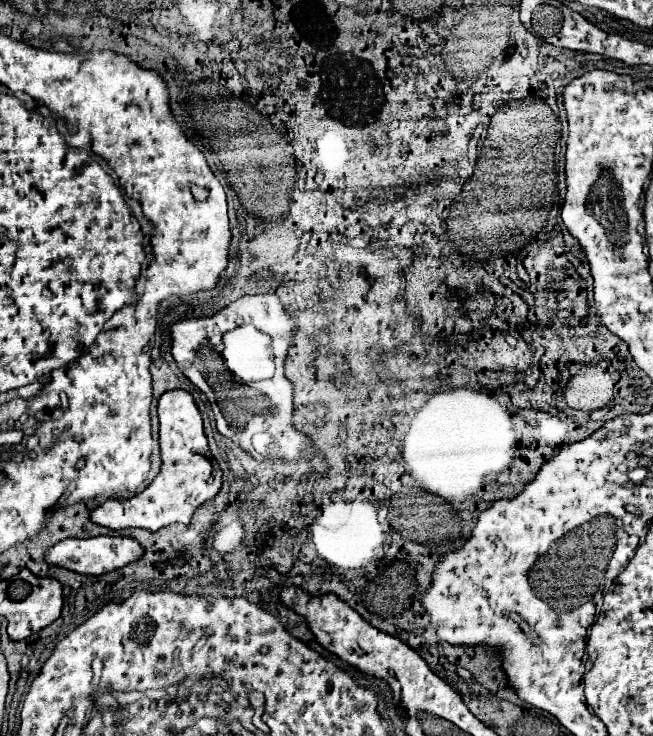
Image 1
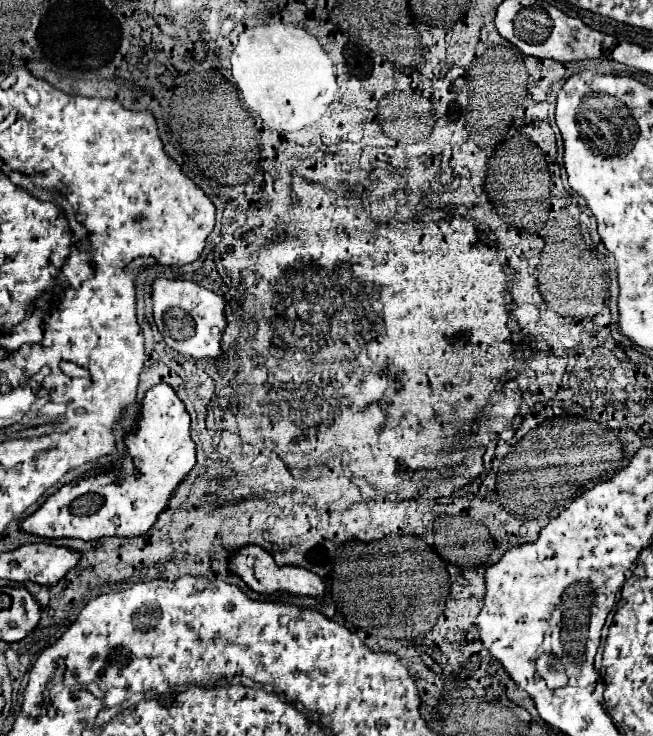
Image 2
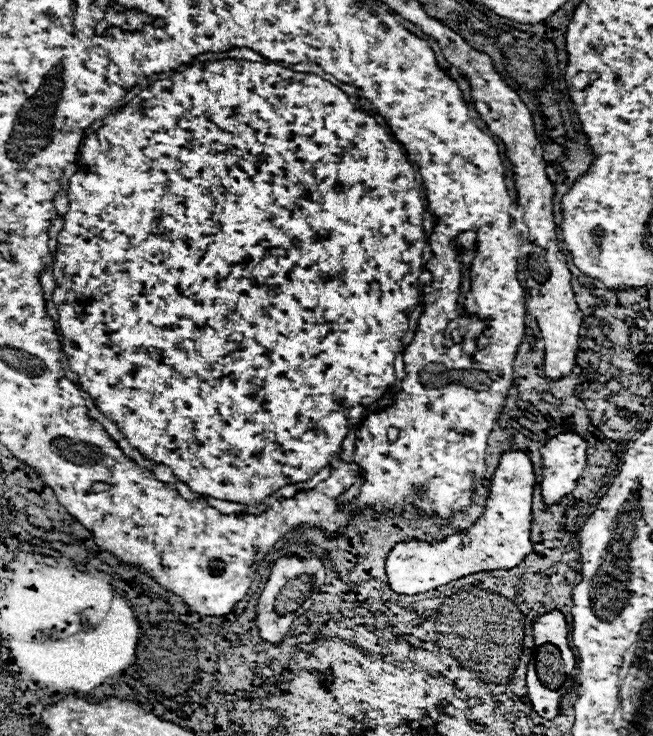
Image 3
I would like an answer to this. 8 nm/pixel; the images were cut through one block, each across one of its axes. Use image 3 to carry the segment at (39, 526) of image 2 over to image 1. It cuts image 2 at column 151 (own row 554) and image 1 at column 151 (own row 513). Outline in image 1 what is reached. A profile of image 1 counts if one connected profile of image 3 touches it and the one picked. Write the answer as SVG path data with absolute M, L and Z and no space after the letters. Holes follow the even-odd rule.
M168 390L158 400L160 418L160 448L162 448L162 468L154 482L140 494L128 500L106 500L92 512L92 520L100 526L122 530L122 528L146 528L160 530L168 524L190 524L196 508L214 500L222 488L222 470L218 462L210 458L210 448L202 428L200 410L186 390Z

